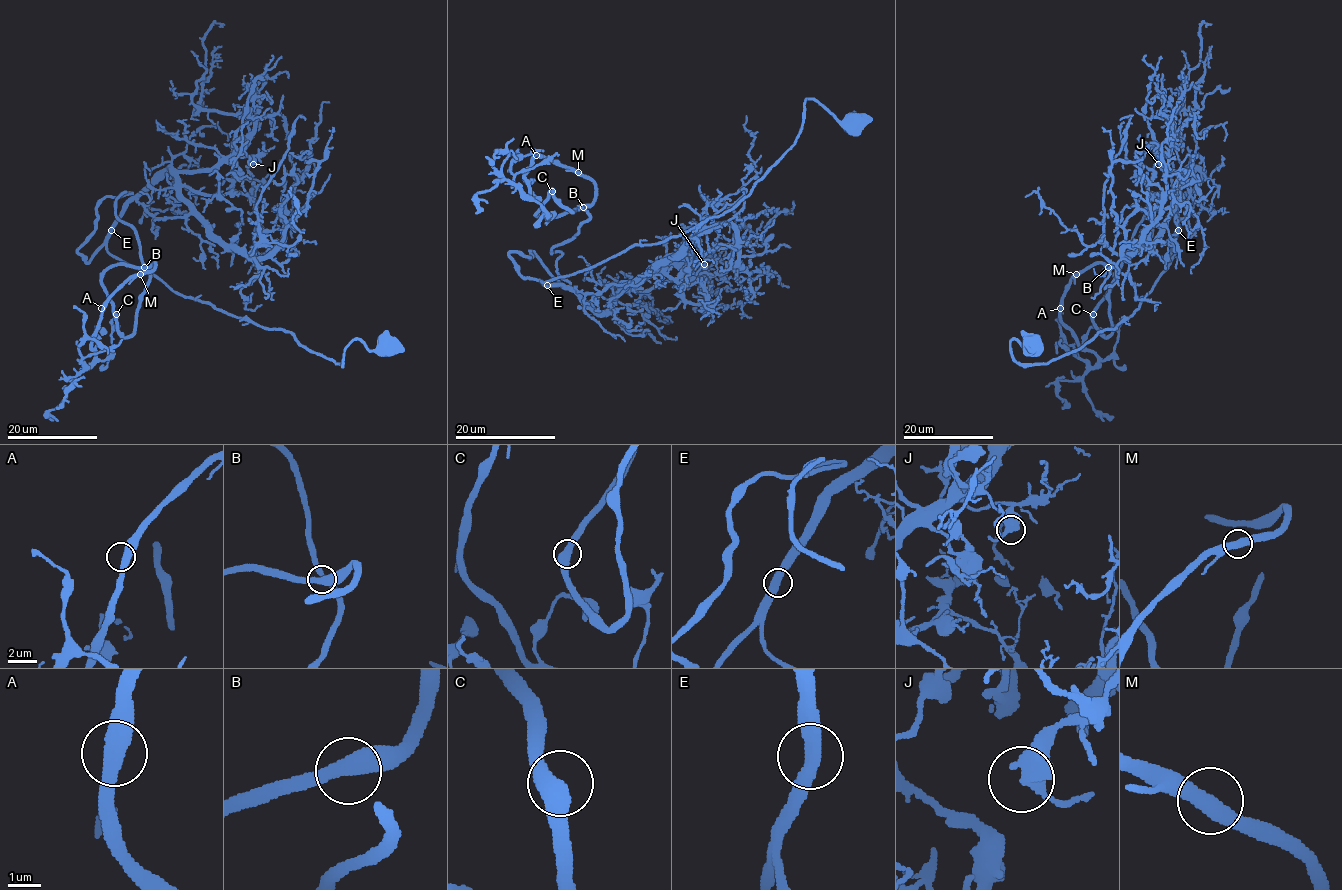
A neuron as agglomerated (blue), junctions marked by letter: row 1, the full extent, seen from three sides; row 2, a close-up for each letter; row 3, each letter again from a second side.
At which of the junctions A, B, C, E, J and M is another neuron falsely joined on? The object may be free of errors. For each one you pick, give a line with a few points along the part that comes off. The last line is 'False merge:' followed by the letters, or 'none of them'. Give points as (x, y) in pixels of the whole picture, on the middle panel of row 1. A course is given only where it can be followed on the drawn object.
False merge: none of them

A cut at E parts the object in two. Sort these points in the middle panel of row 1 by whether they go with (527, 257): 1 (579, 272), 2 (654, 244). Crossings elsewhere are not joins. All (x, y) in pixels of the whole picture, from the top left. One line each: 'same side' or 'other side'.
1: other side
2: other side

